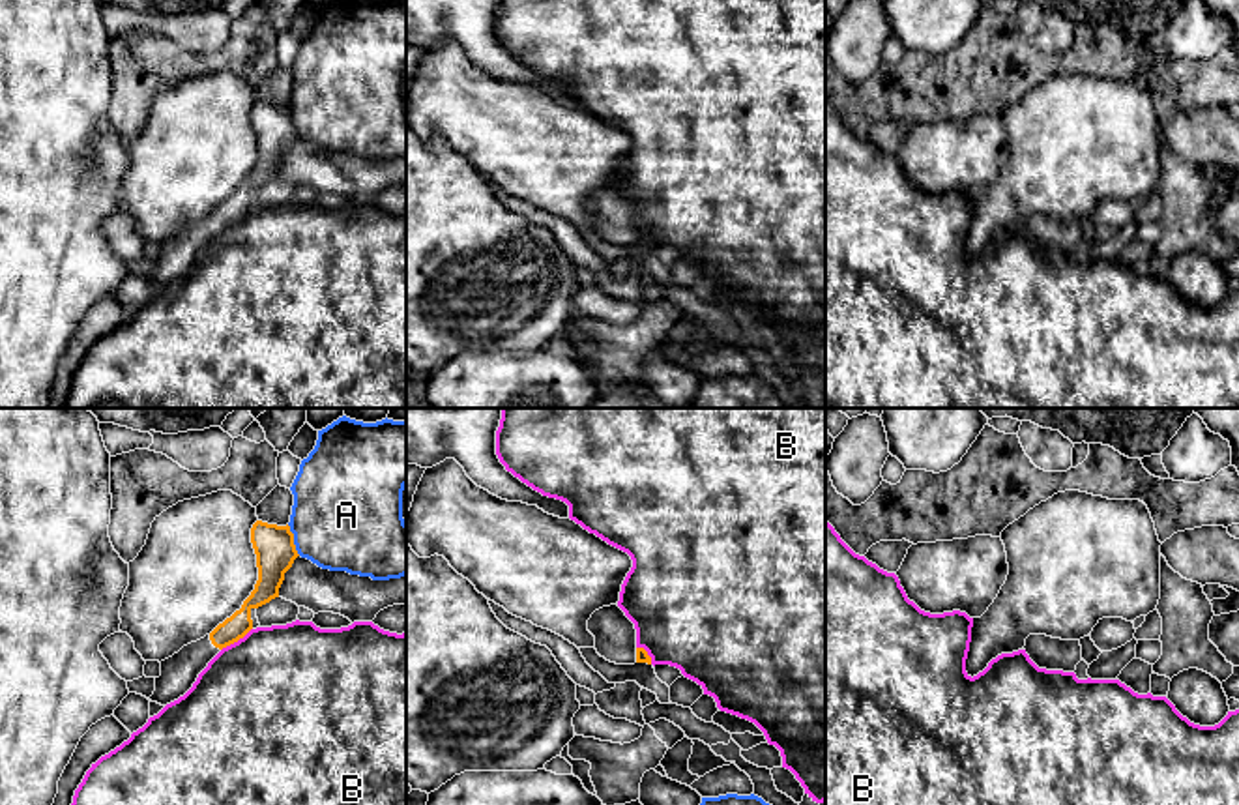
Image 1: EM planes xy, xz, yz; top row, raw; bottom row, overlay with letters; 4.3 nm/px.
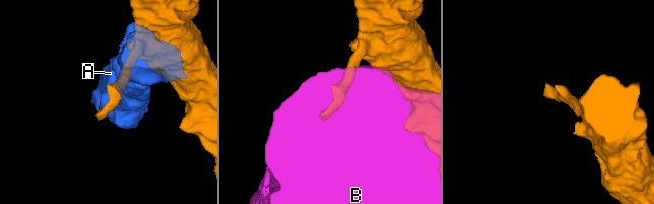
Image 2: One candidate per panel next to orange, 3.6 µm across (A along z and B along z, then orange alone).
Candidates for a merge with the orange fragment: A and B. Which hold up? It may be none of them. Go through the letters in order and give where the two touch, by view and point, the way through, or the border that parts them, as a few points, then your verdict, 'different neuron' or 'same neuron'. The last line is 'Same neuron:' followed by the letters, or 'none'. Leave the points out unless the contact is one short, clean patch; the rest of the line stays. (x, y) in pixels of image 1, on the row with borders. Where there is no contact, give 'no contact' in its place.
A: meets orange in xy at (292, 540); different neuron
B: meets orange in xy at (236, 641); different neuron
Same neuron: none

